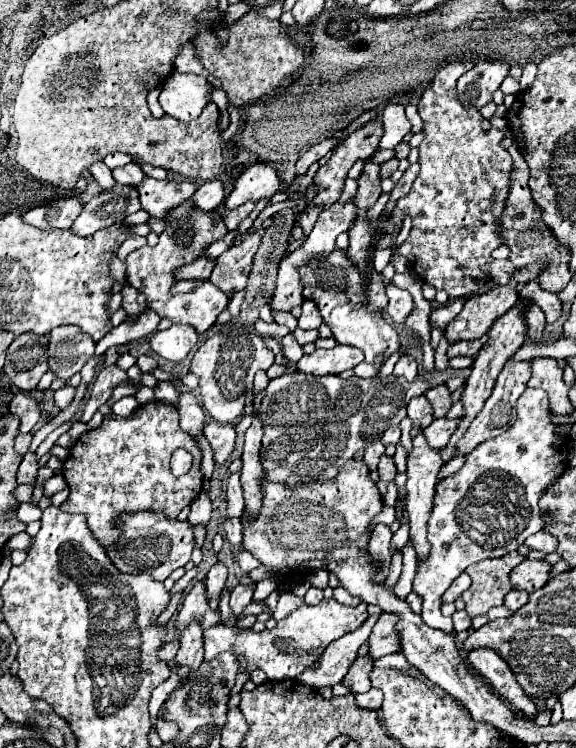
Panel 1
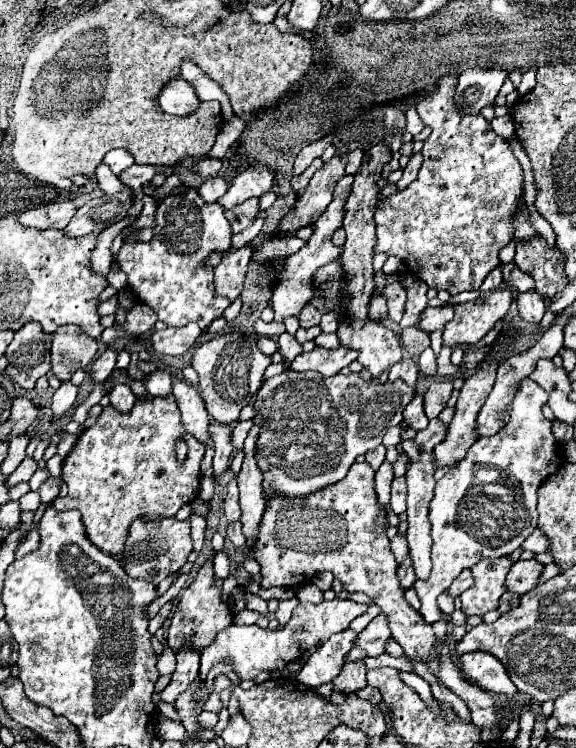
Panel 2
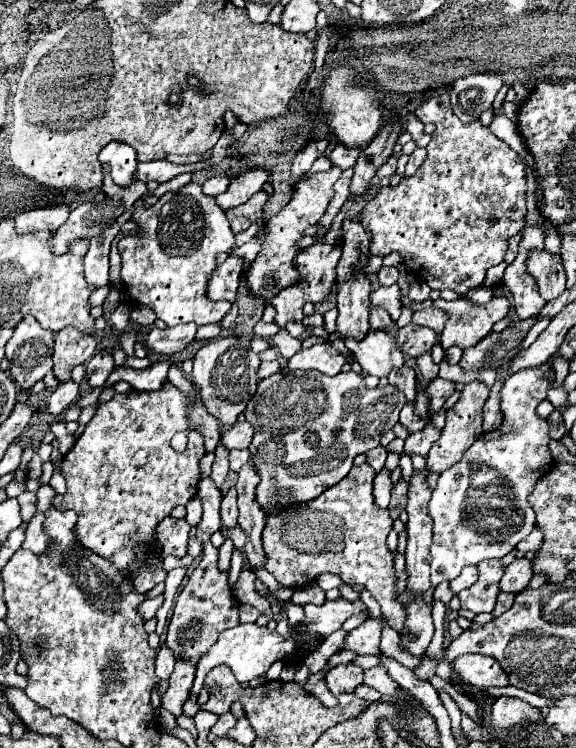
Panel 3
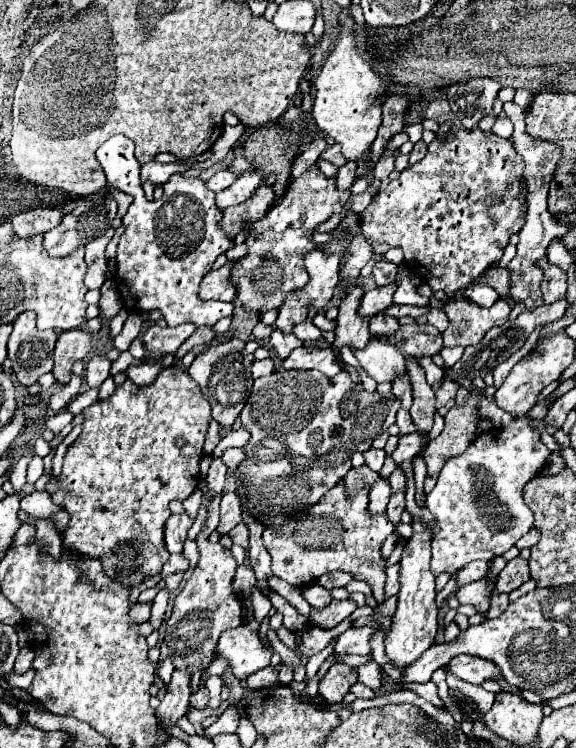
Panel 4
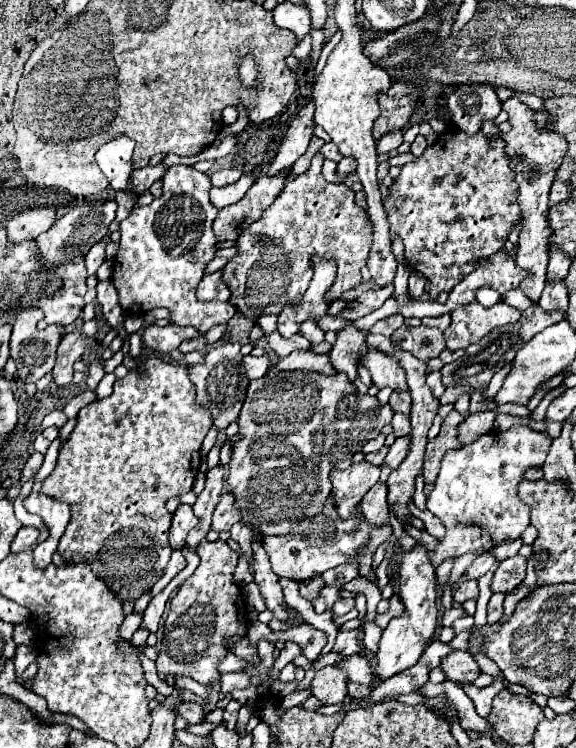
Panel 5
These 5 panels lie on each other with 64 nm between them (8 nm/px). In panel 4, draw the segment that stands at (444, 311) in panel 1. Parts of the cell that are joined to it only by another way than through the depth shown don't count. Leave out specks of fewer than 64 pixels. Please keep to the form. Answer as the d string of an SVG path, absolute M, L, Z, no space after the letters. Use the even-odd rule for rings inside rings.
M434 308L428 316L418 318L416 322L422 322L422 324L432 324L432 326L436 326L440 332L444 332L444 330L448 328L448 316L446 316L442 310L438 310L438 308Z

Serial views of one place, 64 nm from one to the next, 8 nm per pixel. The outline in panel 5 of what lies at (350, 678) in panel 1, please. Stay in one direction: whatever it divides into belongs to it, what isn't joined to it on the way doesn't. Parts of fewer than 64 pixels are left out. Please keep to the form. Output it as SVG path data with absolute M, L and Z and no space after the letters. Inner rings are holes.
M326 666L316 672L310 690L322 704L340 704L346 698L348 676L338 666Z

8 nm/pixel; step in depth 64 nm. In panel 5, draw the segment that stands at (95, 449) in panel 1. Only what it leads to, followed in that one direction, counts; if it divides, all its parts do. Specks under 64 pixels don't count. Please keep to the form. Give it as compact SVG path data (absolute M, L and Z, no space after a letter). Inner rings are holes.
M156 356L140 360L138 370L130 370L124 378L114 382L114 392L108 398L94 400L92 404L84 406L78 412L76 428L72 430L70 440L62 444L54 472L42 482L42 492L44 494L48 494L48 496L52 496L56 500L70 502L70 506L72 506L72 520L66 526L64 536L60 538L58 554L62 556L62 560L66 564L80 564L80 562L90 564L90 568L96 574L96 578L104 580L108 584L108 588L112 588L112 592L116 592L116 596L120 596L122 602L128 602L128 600L136 602L142 594L150 592L150 588L162 578L164 568L166 568L166 564L170 560L172 548L168 544L168 528L172 524L172 514L166 510L166 502L168 502L168 498L174 498L174 496L180 496L180 494L192 490L192 482L194 482L194 476L196 476L198 466L200 466L200 446L202 446L202 440L204 440L206 432L212 426L210 414L206 410L196 408L194 398L196 398L196 392L194 392L192 380L188 376L188 366L186 364L172 364L172 362L166 362L166 360L156 358Z

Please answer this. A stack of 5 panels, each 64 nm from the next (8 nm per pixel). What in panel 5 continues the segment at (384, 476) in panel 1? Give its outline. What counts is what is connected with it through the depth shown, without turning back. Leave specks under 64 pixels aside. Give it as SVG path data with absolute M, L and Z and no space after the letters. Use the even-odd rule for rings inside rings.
M374 484L366 496L362 498L360 502L360 510L362 510L362 516L368 520L368 524L388 524L388 518L390 518L390 510L388 510L388 502L386 502L386 484Z

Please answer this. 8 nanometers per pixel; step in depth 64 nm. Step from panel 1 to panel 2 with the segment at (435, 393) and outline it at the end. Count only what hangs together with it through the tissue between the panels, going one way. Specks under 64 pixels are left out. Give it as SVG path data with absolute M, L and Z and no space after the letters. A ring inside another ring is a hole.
M438 380L424 392L424 410L428 418L436 418L442 408L446 406L448 398L452 394L452 382L450 380Z

